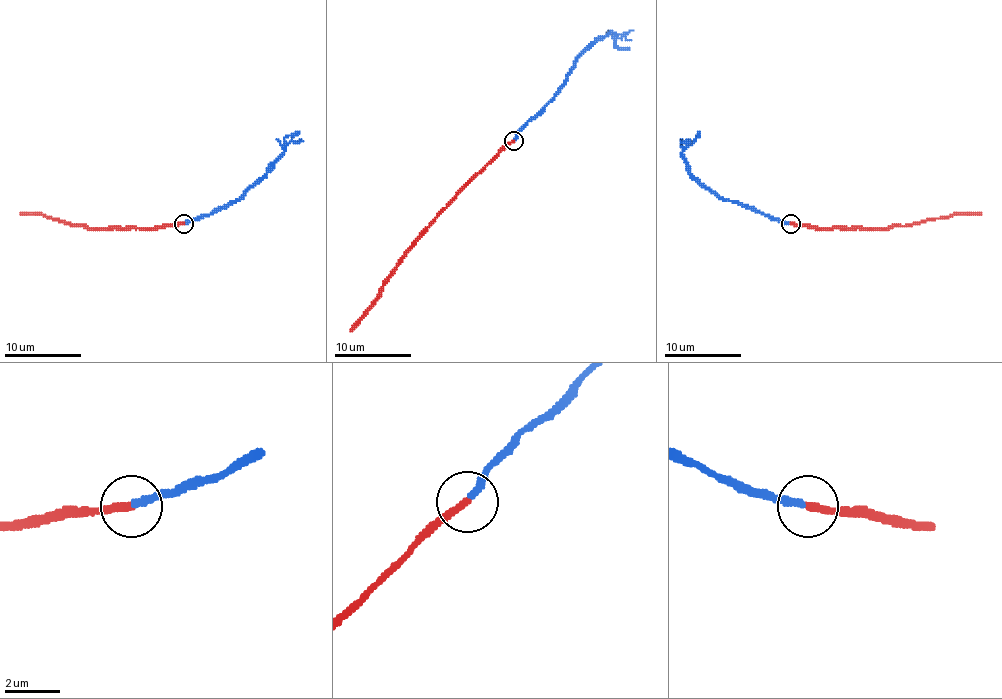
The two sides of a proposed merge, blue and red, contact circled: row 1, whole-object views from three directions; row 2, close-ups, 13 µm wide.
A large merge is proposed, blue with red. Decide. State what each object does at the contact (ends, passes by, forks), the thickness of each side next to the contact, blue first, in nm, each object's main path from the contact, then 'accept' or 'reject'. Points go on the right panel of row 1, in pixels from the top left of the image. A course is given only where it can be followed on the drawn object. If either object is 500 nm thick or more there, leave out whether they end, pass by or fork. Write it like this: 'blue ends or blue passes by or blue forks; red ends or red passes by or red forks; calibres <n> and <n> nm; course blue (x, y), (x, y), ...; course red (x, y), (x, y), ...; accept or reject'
blue ends; red ends; calibres 240 and 280 nm; course blue (790, 224), (771, 220), (740, 203), (725, 201), (690, 172), (682, 153), (698, 131); course red (790, 224), (819, 228), (884, 228), (981, 212); accept

